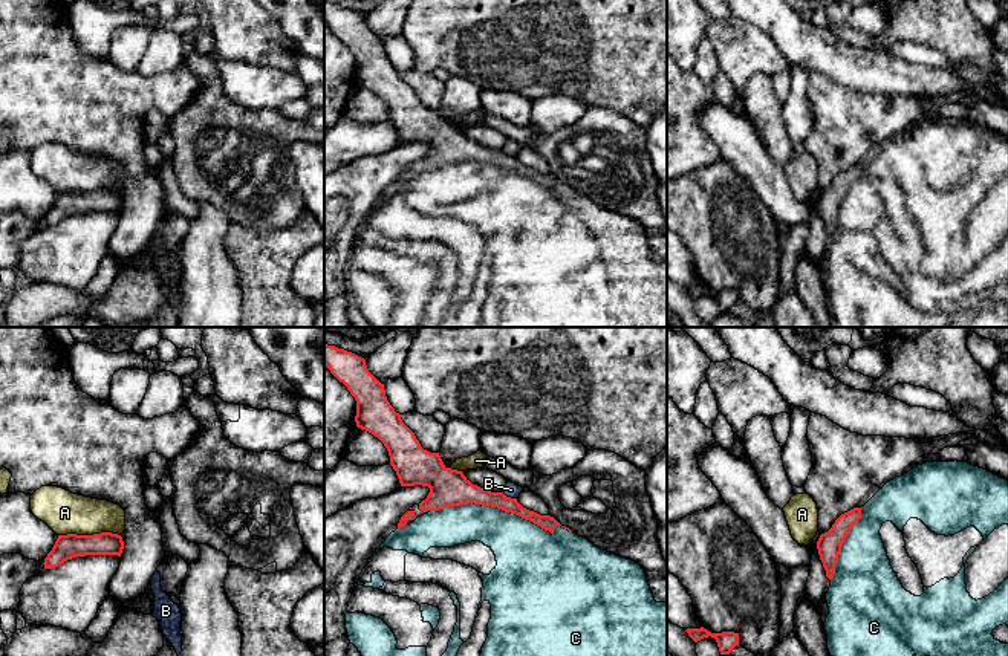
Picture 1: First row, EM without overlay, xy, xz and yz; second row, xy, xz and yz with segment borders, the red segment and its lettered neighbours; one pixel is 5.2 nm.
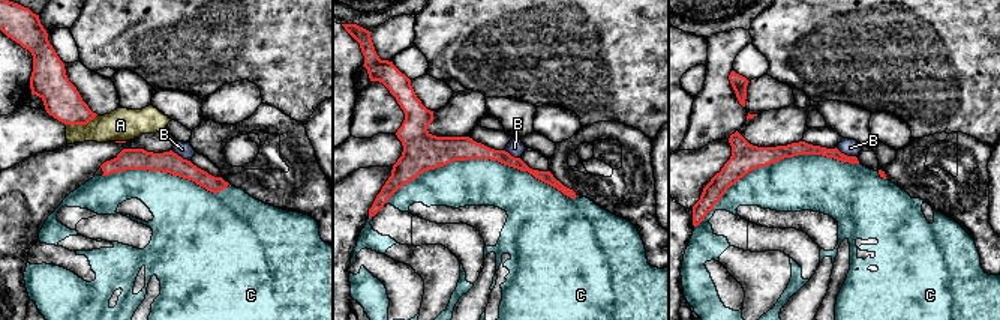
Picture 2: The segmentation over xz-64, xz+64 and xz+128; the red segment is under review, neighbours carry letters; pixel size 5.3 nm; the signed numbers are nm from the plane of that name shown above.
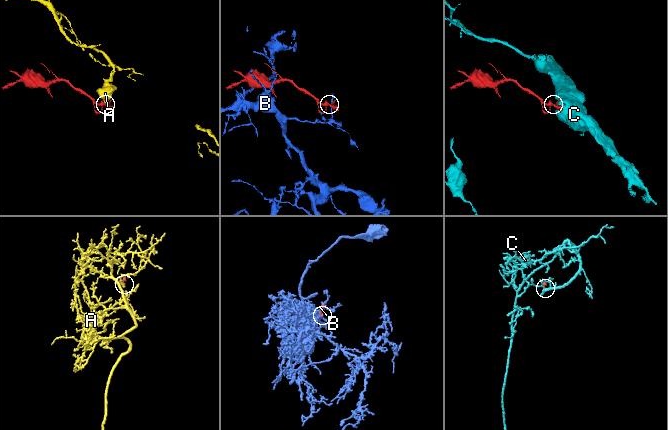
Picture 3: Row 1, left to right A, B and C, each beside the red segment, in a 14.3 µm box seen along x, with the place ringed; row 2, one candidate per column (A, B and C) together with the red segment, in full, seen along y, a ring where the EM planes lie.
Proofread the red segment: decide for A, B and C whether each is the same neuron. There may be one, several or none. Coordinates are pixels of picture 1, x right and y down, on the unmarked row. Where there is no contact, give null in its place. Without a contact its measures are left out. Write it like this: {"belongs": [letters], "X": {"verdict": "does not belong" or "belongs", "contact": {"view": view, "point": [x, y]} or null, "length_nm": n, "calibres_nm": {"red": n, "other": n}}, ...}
{"belongs": ["C"], "A": {"verdict": "does not belong", "contact": {"view": "xy", "point": [89, 193]}, "length_nm": 320, "calibres_nm": {"red": 130, "other": 220}}, "B": {"verdict": "does not belong", "contact": {"view": "xz", "point": [510, 155]}, "length_nm": 90, "calibres_nm": {"red": 130, "other": 80}}, "C": {"verdict": "belongs", "contact": {"view": "xz", "point": [500, 165]}, "length_nm": 750, "calibres_nm": {"red": 150, "other": 300}}}

